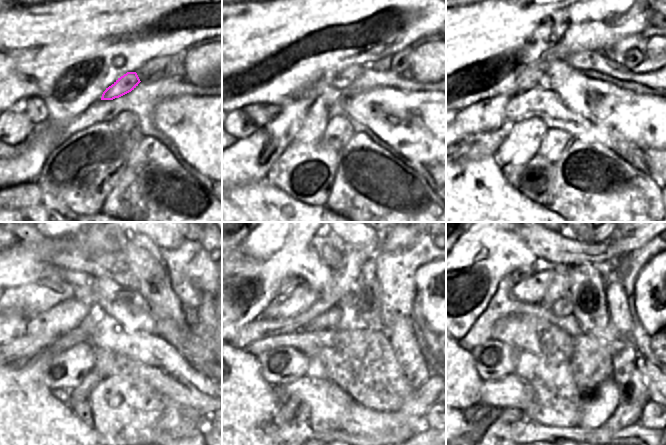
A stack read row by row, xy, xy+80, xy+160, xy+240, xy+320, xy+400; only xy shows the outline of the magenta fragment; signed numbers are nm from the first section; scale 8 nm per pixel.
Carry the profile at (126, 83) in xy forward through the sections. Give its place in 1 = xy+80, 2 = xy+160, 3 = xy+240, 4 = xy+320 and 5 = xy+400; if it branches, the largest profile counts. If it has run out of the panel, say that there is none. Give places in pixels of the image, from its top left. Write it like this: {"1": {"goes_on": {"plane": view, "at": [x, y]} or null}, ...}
{"1": {"goes_on": {"plane": "xy+80", "at": [314, 124]}}, "2": {"goes_on": {"plane": "xy+160", "at": [522, 143]}}, "3": {"goes_on": {"plane": "xy+240", "at": [67, 369]}}, "4": {"goes_on": {"plane": "xy+320", "at": [281, 366]}}, "5": {"goes_on": {"plane": "xy+400", "at": [494, 360]}}}

